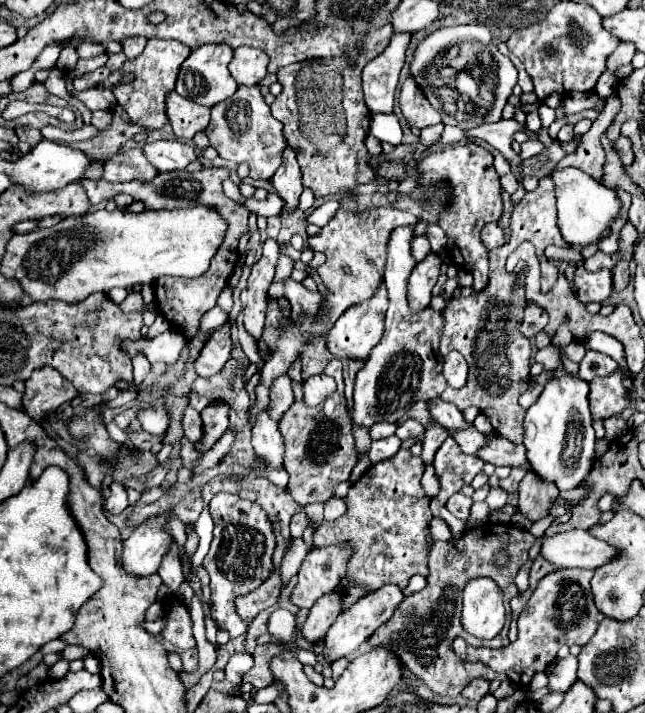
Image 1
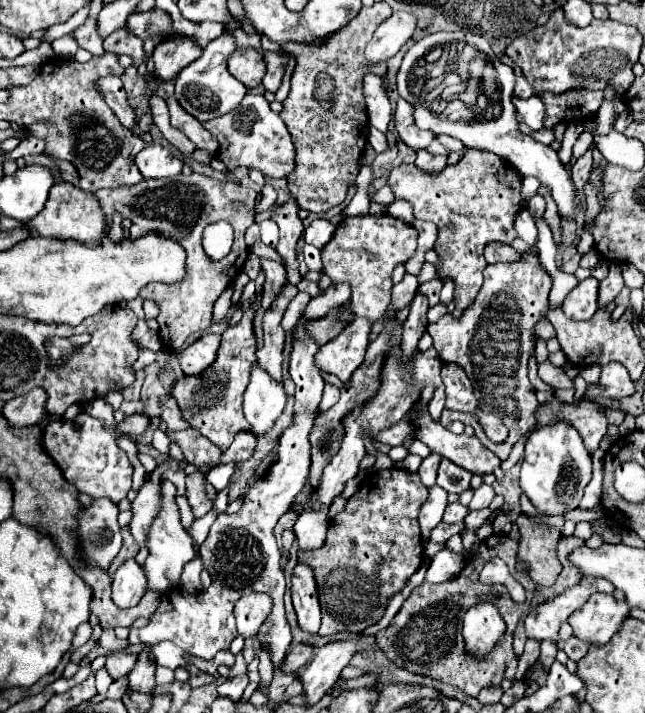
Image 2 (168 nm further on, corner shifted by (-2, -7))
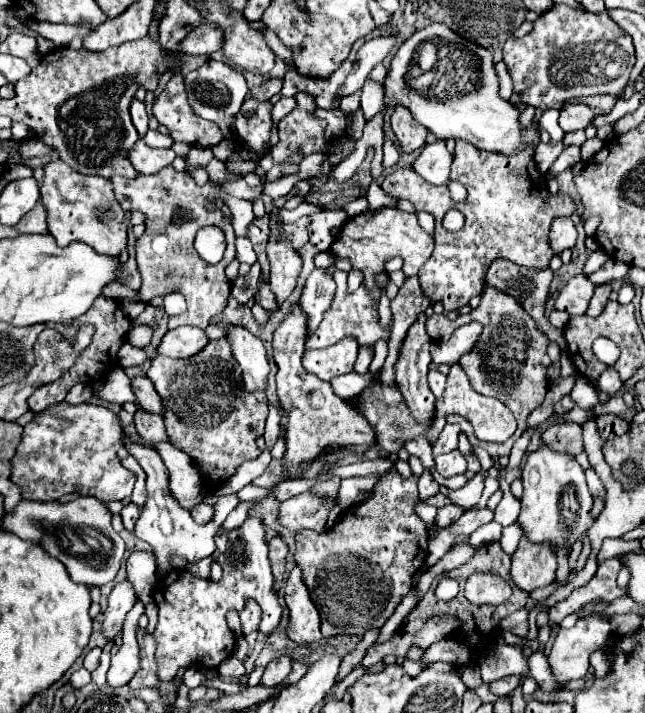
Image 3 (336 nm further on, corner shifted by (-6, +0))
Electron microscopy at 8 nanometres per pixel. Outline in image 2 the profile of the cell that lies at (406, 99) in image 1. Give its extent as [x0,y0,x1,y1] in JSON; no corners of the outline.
[395,99,433,149]

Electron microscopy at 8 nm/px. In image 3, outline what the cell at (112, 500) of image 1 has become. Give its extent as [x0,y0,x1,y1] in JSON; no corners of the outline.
[1,496,125,586]

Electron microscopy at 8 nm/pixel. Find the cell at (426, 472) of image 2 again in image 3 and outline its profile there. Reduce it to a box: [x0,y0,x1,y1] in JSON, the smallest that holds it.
[419,470,439,502]

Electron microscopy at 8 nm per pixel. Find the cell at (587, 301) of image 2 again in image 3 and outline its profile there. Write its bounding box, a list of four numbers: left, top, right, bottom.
[553,276,595,316]

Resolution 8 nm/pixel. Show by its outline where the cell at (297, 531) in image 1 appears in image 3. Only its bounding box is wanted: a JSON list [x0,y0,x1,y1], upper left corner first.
[267,536,287,592]

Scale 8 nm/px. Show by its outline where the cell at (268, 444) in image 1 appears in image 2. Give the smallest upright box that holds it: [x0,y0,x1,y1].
[243,367,287,435]

